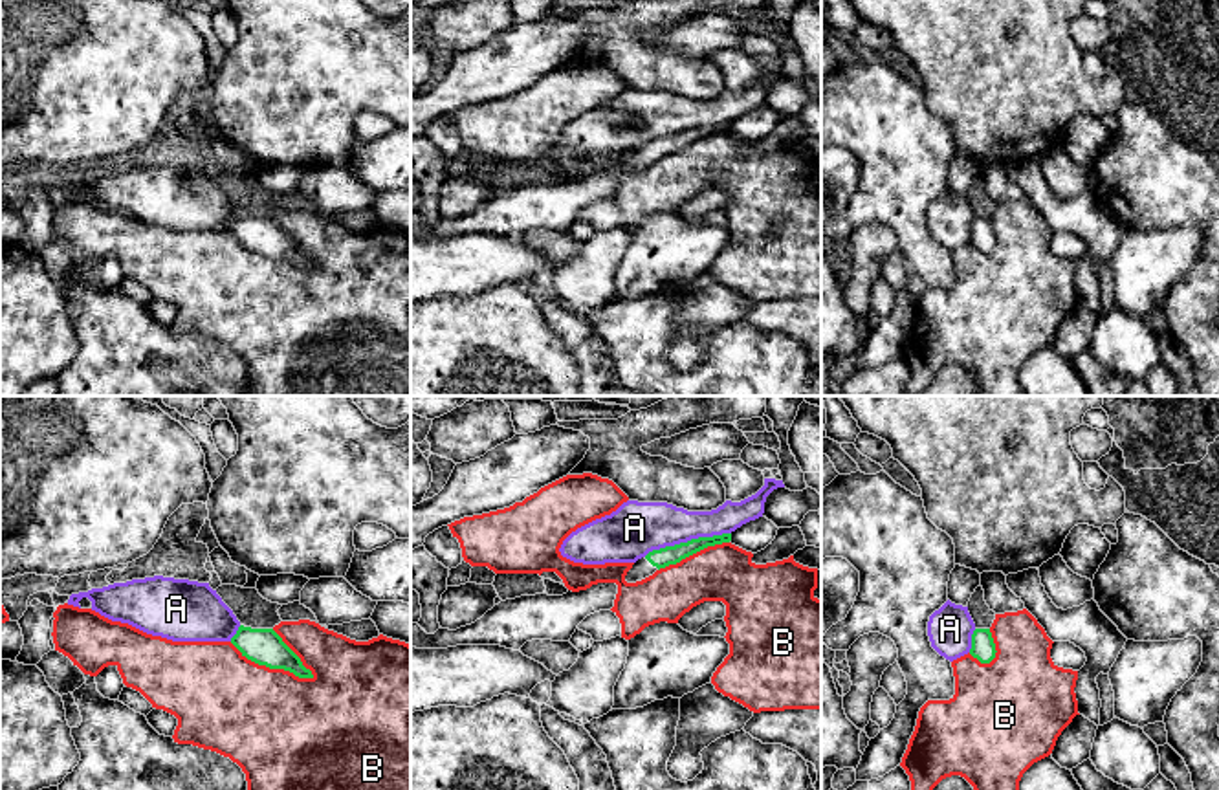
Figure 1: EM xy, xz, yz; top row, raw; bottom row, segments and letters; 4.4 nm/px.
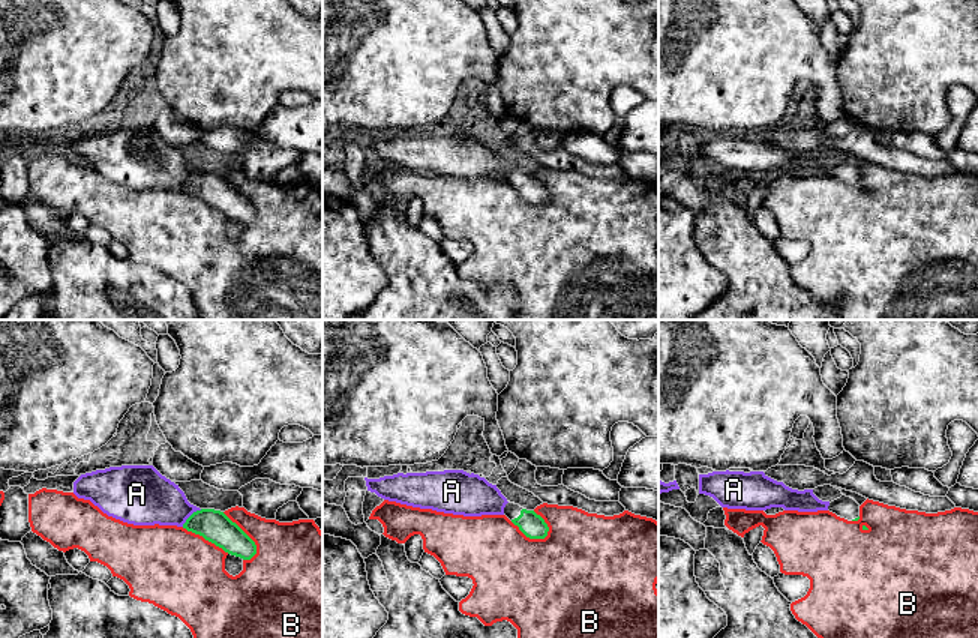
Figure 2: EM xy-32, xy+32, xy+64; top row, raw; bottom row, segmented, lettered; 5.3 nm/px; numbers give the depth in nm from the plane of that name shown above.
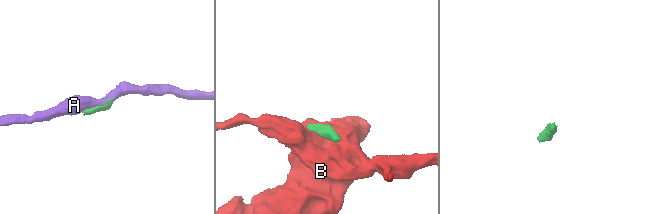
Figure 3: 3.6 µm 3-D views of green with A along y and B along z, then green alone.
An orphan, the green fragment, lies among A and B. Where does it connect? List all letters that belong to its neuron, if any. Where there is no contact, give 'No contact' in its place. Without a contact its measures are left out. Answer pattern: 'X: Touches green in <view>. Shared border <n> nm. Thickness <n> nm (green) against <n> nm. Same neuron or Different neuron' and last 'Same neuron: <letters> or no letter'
A: Touches green in xz. Shared border 400 nm. Thickness 90 nm (green) against 240 nm. Different neuron
B: Touches green in xy. Shared border 400 nm. Thickness 160 nm (green) against 480 nm. Different neuron
Same neuron: no letter

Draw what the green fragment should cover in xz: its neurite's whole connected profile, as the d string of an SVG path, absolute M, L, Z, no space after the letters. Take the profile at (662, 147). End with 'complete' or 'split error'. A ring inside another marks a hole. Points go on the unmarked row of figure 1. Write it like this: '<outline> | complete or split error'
M731 123L713 125L713 126L698 126L691 128L687 132L680 132L675 136L665 136L660 139L649 141L645 147L638 148L632 158L627 161L625 170L636 172L649 165L653 165L656 159L665 158L669 154L676 154L682 148L715 134L730 132Z | split error

